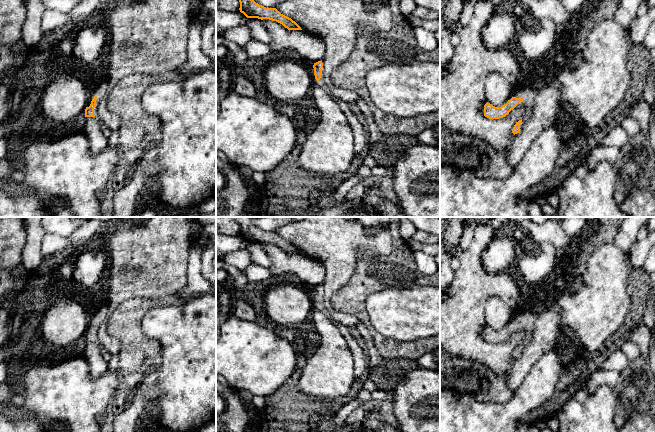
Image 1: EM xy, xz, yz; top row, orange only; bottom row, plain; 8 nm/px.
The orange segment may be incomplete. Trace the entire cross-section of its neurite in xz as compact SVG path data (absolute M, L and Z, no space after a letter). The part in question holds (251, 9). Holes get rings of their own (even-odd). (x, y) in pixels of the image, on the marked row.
M239 0L240 12L247 18L269 19L282 24L288 30L302 30L291 18L281 14L276 8L266 8L254 0Z

